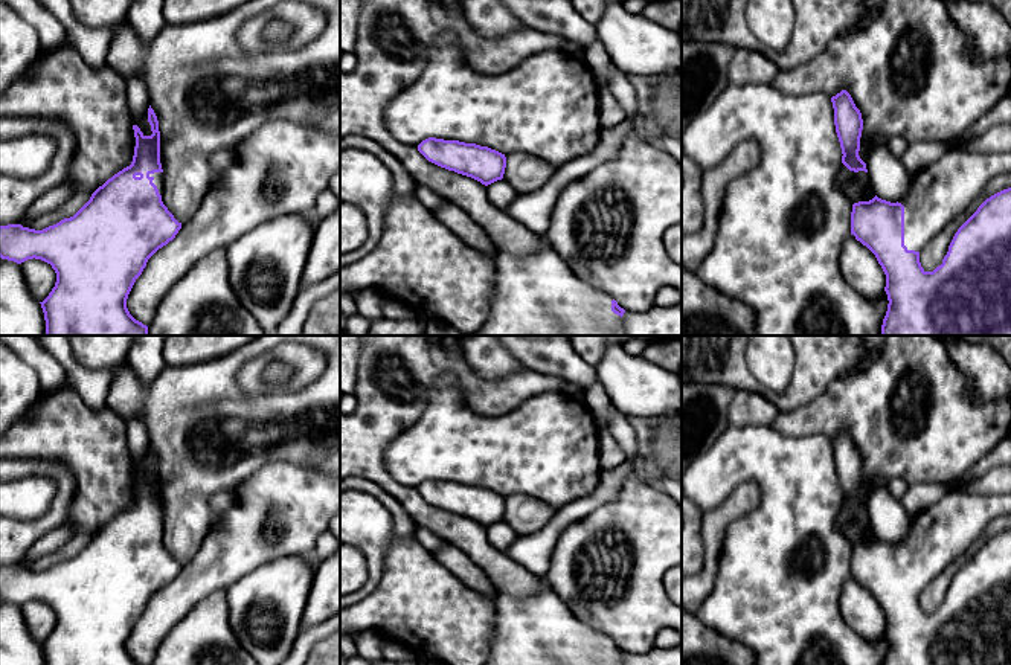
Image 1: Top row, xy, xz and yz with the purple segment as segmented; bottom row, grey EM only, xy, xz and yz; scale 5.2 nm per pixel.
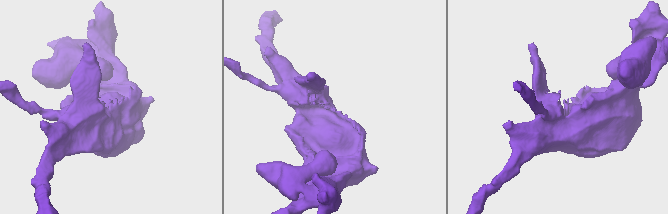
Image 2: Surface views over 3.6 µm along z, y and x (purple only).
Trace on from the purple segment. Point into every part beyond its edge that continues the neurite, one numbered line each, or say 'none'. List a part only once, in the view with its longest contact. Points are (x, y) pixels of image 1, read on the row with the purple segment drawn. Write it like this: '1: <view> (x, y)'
1: yz (938, 194)

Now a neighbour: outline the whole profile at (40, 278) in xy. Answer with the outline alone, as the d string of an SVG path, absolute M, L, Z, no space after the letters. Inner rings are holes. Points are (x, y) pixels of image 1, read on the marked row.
M27 259L20 264L23 278L29 293L38 300L43 302L56 282L56 273L50 264L41 259Z

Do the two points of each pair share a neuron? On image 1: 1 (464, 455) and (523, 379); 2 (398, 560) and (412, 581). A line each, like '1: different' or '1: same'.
1: different
2: same

